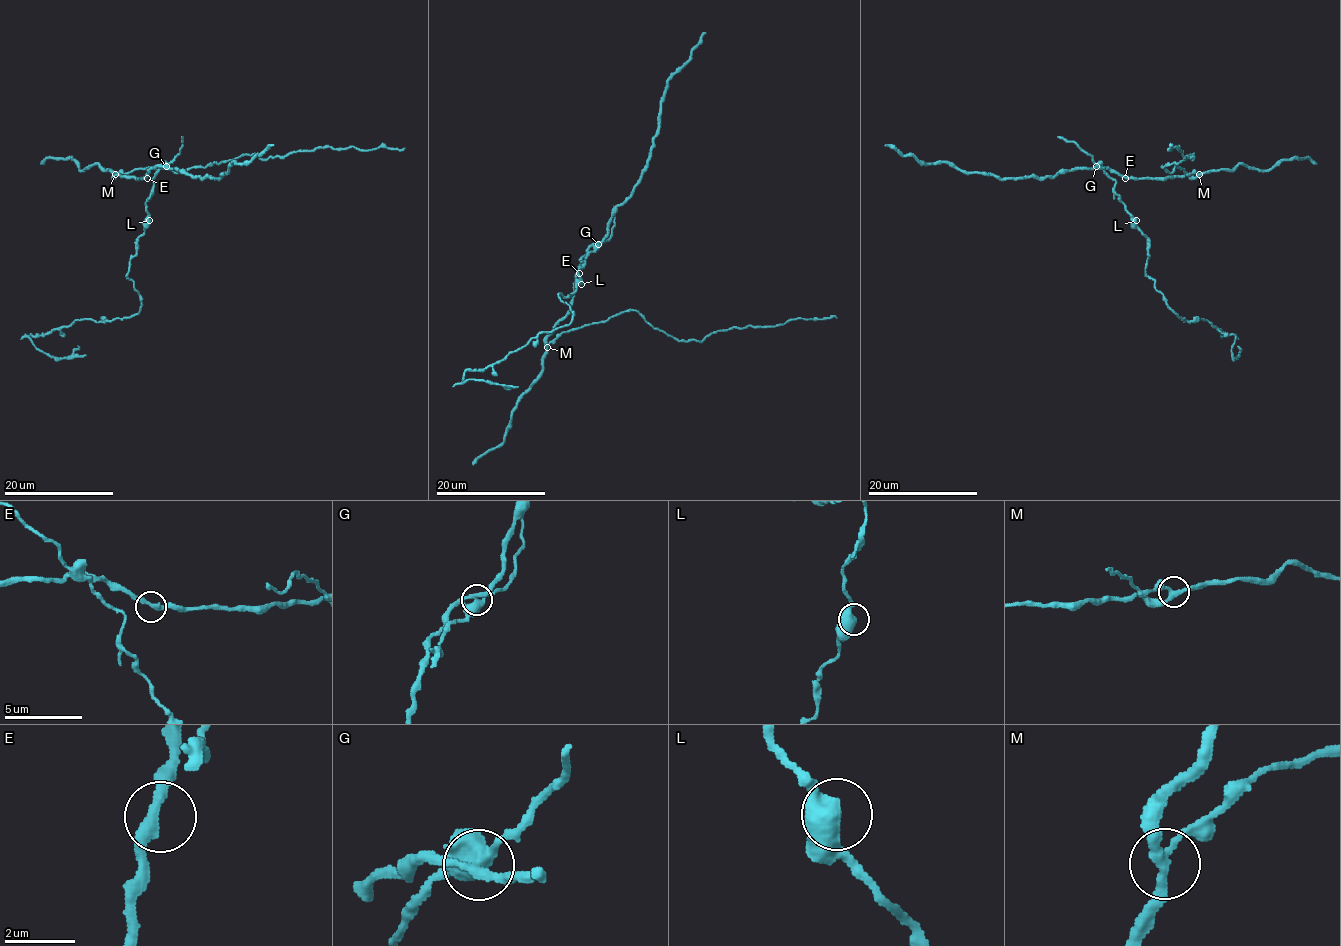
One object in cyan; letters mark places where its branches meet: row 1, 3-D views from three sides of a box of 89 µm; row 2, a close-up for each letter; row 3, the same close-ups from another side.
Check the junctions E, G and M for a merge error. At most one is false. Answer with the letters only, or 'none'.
G

